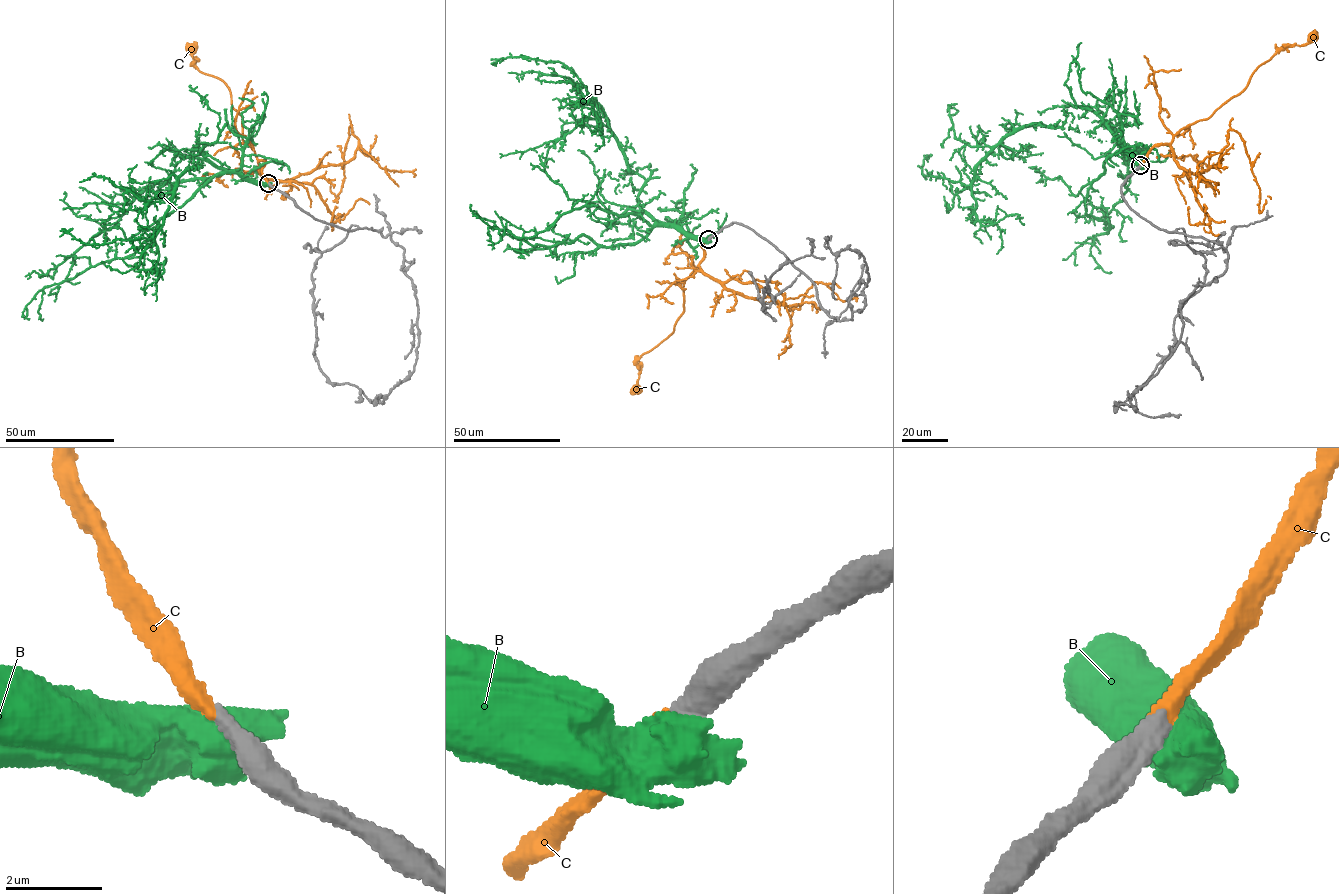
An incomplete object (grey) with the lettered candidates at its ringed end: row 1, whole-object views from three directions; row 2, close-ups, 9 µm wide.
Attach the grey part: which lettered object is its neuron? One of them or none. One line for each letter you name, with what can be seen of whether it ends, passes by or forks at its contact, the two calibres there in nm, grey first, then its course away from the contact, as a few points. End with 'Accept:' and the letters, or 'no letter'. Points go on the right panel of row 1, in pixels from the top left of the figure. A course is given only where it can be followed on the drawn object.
C: it ends | 420/340 nm | via (1140, 165), (1153, 147), (1170, 143), (1240, 93), (1278, 51), (1312, 36)
Accept: C

